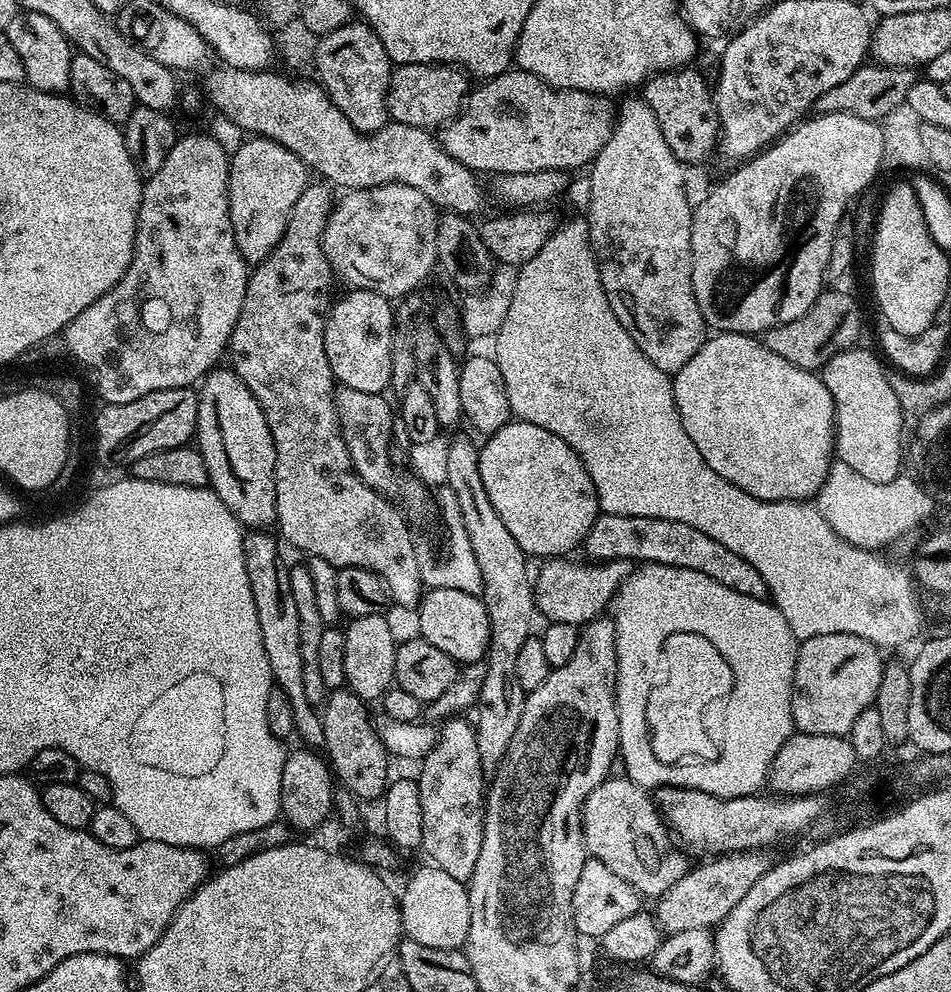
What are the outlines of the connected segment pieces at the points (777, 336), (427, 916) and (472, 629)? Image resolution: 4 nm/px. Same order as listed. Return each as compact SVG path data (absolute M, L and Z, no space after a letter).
M821 291L820 297L802 314L802 318L794 318L794 322L786 322L782 326L774 326L763 333L764 345L778 358L786 358L790 366L798 366L807 372L819 373L825 364L834 358L834 354L845 352L853 347L860 336L860 308L856 300L848 292Z
M435 866L420 868L404 884L404 893L401 891L398 896L400 906L400 927L403 935L414 942L422 942L422 946L434 946L438 950L454 948L463 949L468 940L470 930L470 898L465 881L458 878L450 878L446 870Z
M428 588L420 598L416 614L416 624L420 627L419 639L430 642L430 646L438 646L438 650L450 654L450 658L454 658L457 665L463 666L487 657L492 631L486 606L480 596L462 594L462 590Z

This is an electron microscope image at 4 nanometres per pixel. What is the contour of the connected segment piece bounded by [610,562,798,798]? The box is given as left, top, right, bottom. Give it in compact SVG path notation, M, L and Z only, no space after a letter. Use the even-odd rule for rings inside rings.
M644 562L644 563L641 563L641 564L640 564L640 565L639 565L639 567L637 567L637 568L636 568L636 569L635 569L635 571L634 571L634 572L632 572L632 573L630 573L630 574L629 574L629 576L628 576L628 577L627 577L627 578L625 578L625 581L624 581L624 582L622 582L622 584L621 584L621 586L620 586L620 588L619 588L619 589L618 589L618 590L617 590L617 592L616 592L616 594L615 594L615 596L614 596L614 597L613 597L613 599L612 599L612 600L611 600L611 603L610 603L610 618L611 618L611 620L612 620L612 621L613 621L613 622L614 622L614 626L615 626L615 627L616 627L616 709L617 709L617 710L618 710L618 738L619 738L619 739L620 739L620 751L619 751L619 753L618 753L618 756L619 756L619 759L620 759L620 760L621 760L621 761L622 761L622 764L623 764L623 760L624 760L624 769L622 769L622 772L623 772L623 775L624 775L624 776L625 776L625 777L627 777L627 779L629 779L629 780L632 780L632 781L634 781L634 783L636 783L636 784L637 784L637 785L638 785L638 786L642 786L642 787L643 787L643 788L646 788L646 789L649 789L649 790L655 790L655 789L658 789L658 788L666 788L666 787L670 787L670 788L693 788L693 789L694 789L694 790L702 790L702 791L703 791L703 792L705 792L705 793L706 793L706 794L714 794L714 795L715 795L715 796L723 796L723 797L725 797L725 798L727 798L727 797L730 797L730 796L755 796L755 795L757 795L757 793L759 793L759 792L760 792L760 791L761 791L761 789L763 789L763 788L760 788L760 787L762 787L762 786L763 786L763 787L765 787L765 785L767 785L767 784L768 784L768 771L770 771L770 769L772 769L772 763L773 763L773 762L774 762L774 758L775 758L775 757L776 757L776 755L777 755L777 754L778 754L778 750L782 750L782 746L783 746L783 745L784 745L784 743L786 743L786 741L787 741L787 740L788 740L788 739L789 739L789 738L791 738L791 736L793 736L793 734L794 734L794 725L793 725L793 723L792 723L792 687L793 687L793 686L794 686L794 670L795 670L795 669L796 669L796 650L797 650L797 647L798 647L798 641L797 641L797 638L796 638L796 636L795 636L795 634L793 634L793 633L792 633L792 631L791 631L791 630L790 630L790 622L786 622L786 618L782 618L782 614L781 614L781 613L780 613L780 612L779 612L779 611L778 611L778 610L777 610L777 608L776 608L776 605L775 605L775 604L773 604L773 603L772 603L772 601L771 601L771 599L768 599L768 598L765 598L765 599L763 599L763 600L759 600L759 599L758 599L758 598L750 598L750 597L749 597L749 596L747 596L747 595L746 595L746 594L738 594L738 590L730 590L730 586L722 586L722 582L714 582L714 578L710 578L710 577L709 577L709 576L707 576L707 575L706 575L706 574L702 574L702 573L701 573L701 572L699 572L699 571L698 571L698 570L686 570L686 569L685 569L685 568L675 568L675 567L674 567L674 566L666 566L666 565L665 565L665 564L650 564L650 563L647 563L647 562ZM679 631L690 631L690 632L697 632L697 633L698 633L698 634L700 634L700 635L701 635L701 636L703 636L703 637L704 637L704 638L708 638L708 639L710 639L710 640L712 640L712 641L715 641L715 642L718 642L718 645L719 645L719 648L720 648L720 652L721 652L721 654L722 654L722 656L723 656L723 658L726 658L726 662L728 662L728 663L729 663L729 664L730 664L730 670L732 670L732 671L733 671L733 686L734 686L734 689L735 689L735 691L736 691L736 692L737 692L737 693L739 693L739 692L740 692L740 708L728 708L728 709L726 709L726 710L725 710L725 712L724 712L724 740L723 740L723 738L722 738L722 743L721 743L721 744L720 744L720 745L719 745L719 755L718 755L718 756L717 756L717 757L716 757L716 759L715 759L715 760L705 760L705 761L703 761L703 762L681 762L681 763L676 763L676 764L667 764L667 763L666 763L666 762L662 762L662 761L659 761L659 760L658 760L658 758L656 758L656 757L655 757L655 754L654 754L654 750L653 750L653 749L652 749L652 748L651 748L651 738L650 738L650 736L649 736L649 730L648 730L648 724L647 724L647 716L646 716L646 710L647 710L647 699L648 699L648 698L650 698L650 692L651 692L651 690L652 690L652 687L653 687L653 685L654 685L654 681L655 681L655 680L656 680L656 679L657 679L657 676L656 676L656 671L658 671L658 670L659 670L659 672L660 672L660 671L661 671L661 668L662 668L662 661L661 661L661 656L662 656L662 654L663 654L663 644L664 644L664 643L665 643L665 642L666 642L666 638L669 638L669 636L670 636L670 635L672 635L672 634L678 634L678 632L679 632Z

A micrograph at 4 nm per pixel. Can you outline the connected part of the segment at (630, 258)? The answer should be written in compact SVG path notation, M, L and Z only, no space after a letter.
M636 98L619 105L616 128L592 161L592 177L588 180L586 219L592 249L600 267L602 290L606 290L614 314L618 314L618 322L622 322L630 338L638 342L638 350L642 350L658 370L669 374L682 370L682 366L698 354L706 339L706 325L692 285L690 234L694 208L691 203L688 205L684 171L685 165L672 153L662 136L662 126L658 126L654 110L650 110L643 98Z

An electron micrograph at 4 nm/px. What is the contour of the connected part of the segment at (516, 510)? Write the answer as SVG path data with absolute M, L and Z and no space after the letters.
M513 419L506 426L491 433L479 449L478 474L482 474L482 486L490 497L498 518L506 525L506 530L518 542L518 546L529 558L567 557L575 548L579 549L590 534L596 517L601 515L600 503L594 490L594 482L578 454L558 434L542 430L525 420Z

